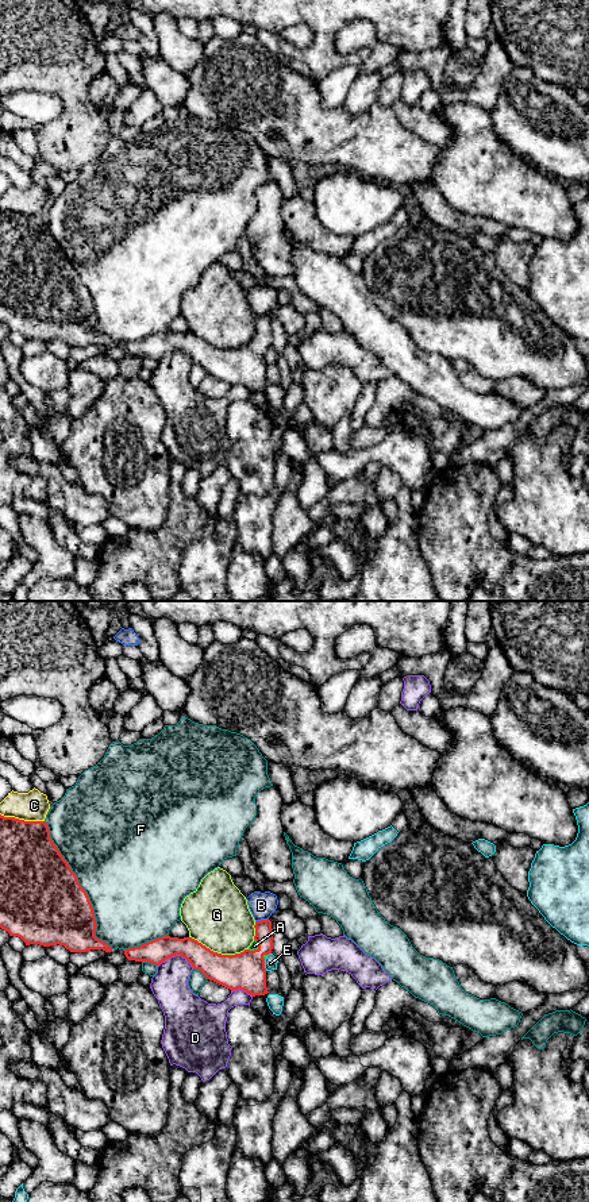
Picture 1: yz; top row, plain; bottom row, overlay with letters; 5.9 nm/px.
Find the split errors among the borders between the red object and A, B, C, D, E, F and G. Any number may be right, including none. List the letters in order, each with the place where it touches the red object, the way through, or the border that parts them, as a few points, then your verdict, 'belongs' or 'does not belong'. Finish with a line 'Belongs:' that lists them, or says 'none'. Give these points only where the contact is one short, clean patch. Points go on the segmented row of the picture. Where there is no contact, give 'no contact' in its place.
A: meets red in yz at (258, 947); runs through yz (246, 970), (258, 947), (254, 946); belongs
B: meets red in yz at (261, 920); border along yz (268, 917), (255, 921); does not belong
C: meets red in yz at (22, 820); does not belong
D: meets red in yz at (176, 954); does not belong
E: meets red in yz at (264, 964); does not belong
F: meets red in yz at (83, 887); does not belong
G: meets red in yz at (219, 954); does not belong
Belongs: A

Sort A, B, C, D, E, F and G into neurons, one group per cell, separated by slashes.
A / B / C / D / E / F / G

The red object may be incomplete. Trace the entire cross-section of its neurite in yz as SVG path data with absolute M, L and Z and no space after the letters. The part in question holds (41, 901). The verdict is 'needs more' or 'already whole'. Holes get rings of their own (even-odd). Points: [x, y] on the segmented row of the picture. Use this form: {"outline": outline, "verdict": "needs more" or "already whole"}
{"outline": "M0 814L0 928L7 931L9 936L20 937L26 945L50 947L59 944L70 952L86 952L91 949L111 952L112 948L95 936L96 926L89 897L50 839L47 824Z", "verdict": "already whole"}

